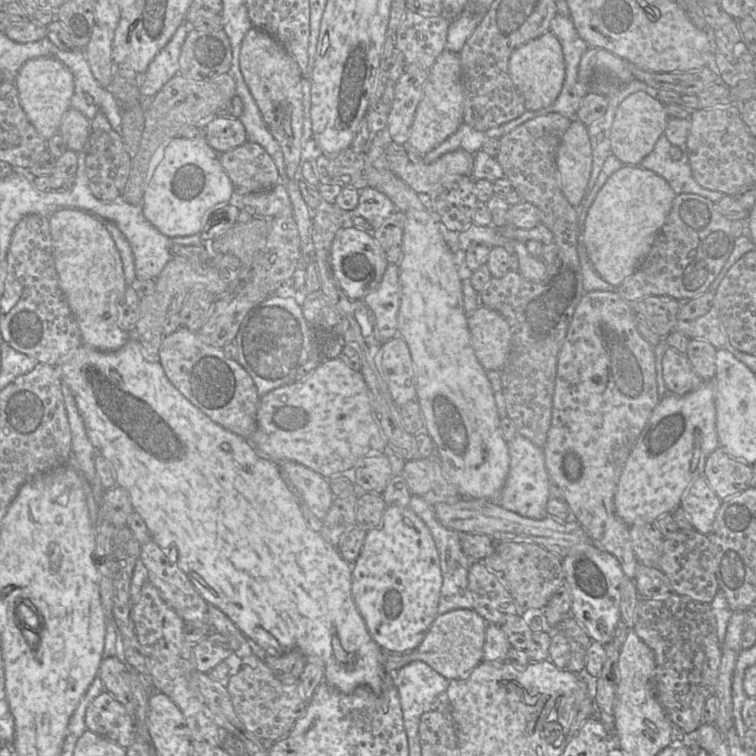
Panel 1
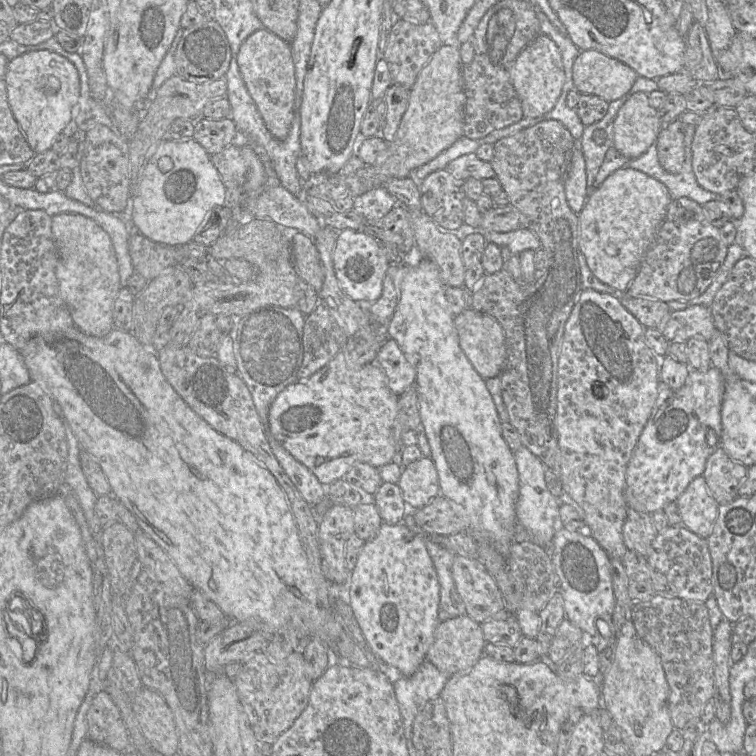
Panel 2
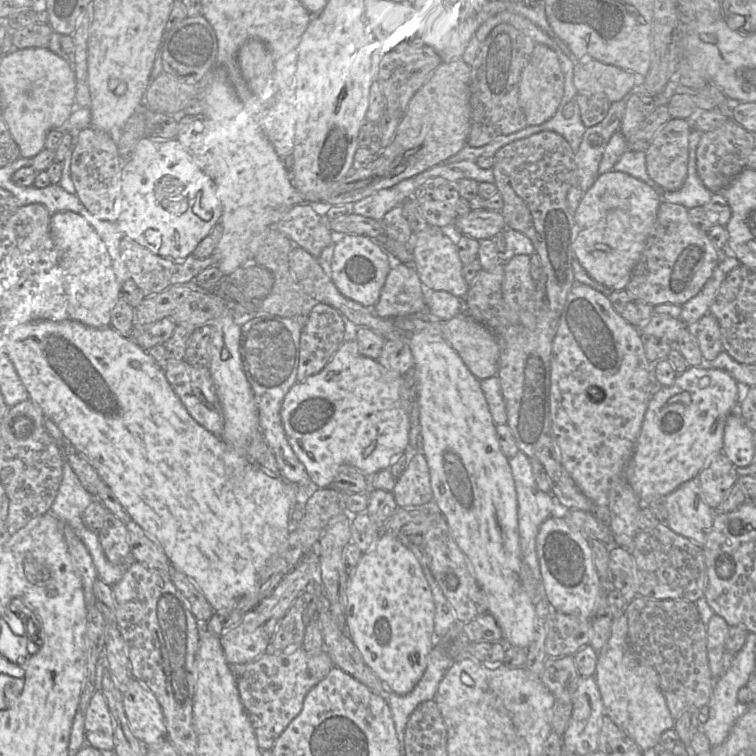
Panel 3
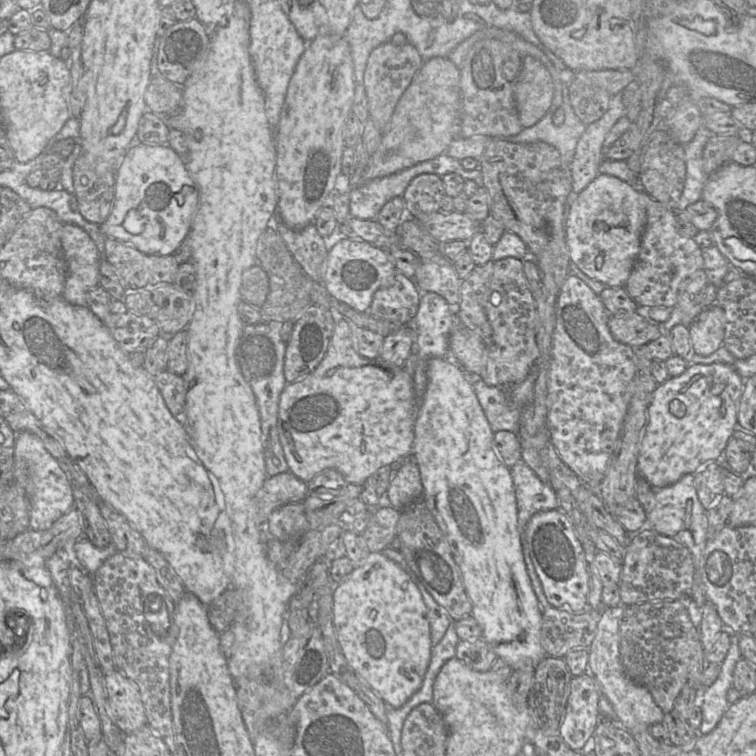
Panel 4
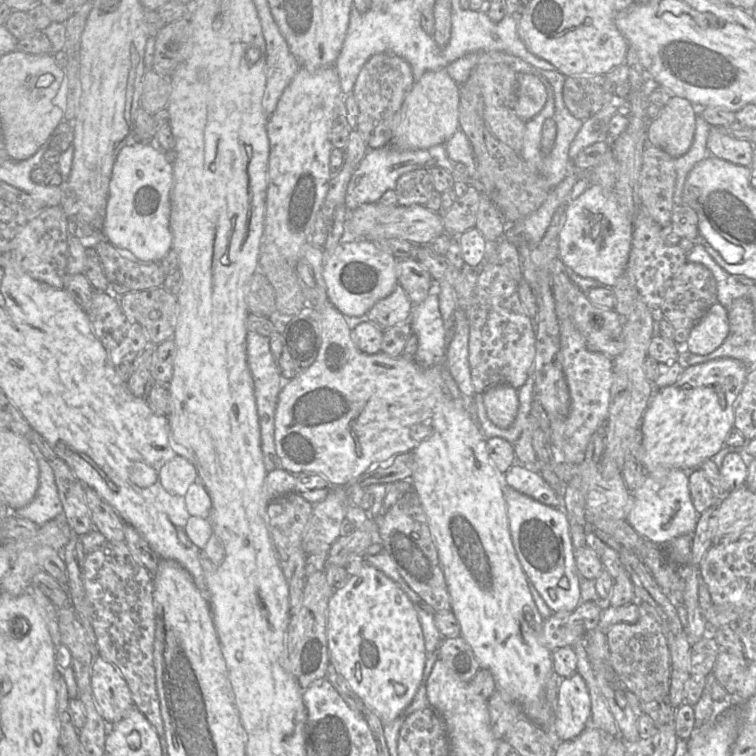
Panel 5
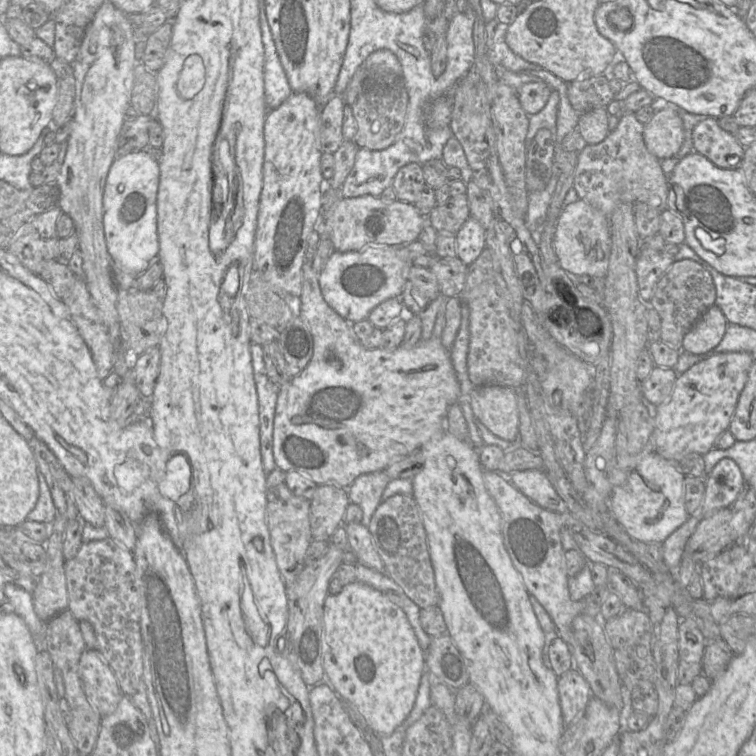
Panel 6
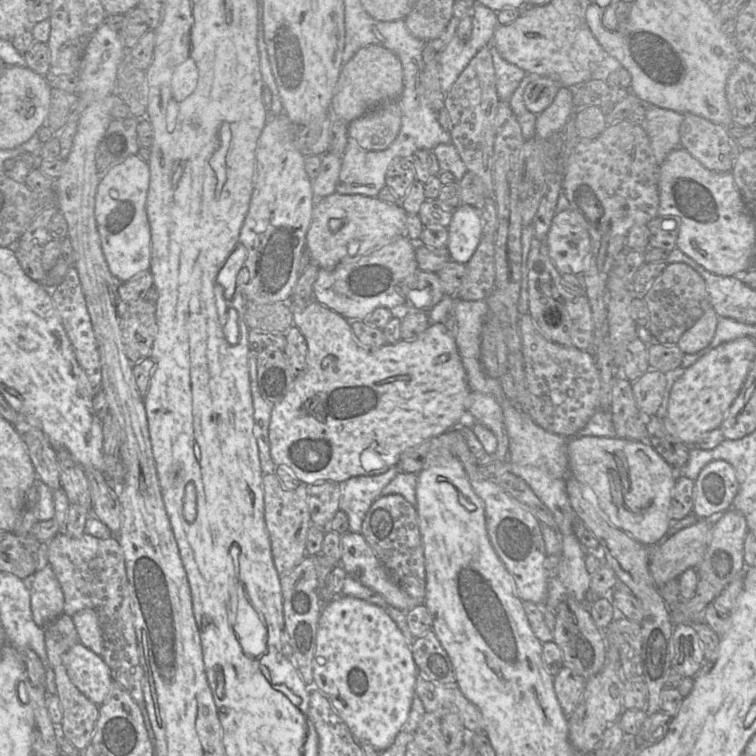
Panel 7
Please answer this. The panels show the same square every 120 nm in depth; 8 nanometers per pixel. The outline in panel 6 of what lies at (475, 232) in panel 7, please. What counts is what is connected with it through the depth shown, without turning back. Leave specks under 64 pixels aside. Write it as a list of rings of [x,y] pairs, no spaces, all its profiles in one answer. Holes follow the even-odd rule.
[[[470,216],[455,234],[455,241],[457,257],[469,266],[486,248],[485,228]]]

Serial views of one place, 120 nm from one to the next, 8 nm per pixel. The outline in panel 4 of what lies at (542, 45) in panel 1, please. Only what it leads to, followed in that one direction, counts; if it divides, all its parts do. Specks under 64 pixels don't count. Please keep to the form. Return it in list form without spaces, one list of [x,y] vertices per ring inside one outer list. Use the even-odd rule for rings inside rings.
[[[526,56],[515,84],[515,102],[523,128],[535,125],[548,112],[554,94],[554,84],[545,65]]]

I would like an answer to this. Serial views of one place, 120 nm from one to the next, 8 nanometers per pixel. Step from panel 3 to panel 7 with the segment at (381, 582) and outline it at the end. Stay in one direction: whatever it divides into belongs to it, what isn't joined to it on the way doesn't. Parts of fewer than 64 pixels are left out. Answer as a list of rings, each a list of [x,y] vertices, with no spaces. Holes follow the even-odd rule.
[[[339,595],[331,602],[322,606],[318,621],[316,648],[313,659],[314,688],[310,689],[318,690],[328,699],[334,710],[348,726],[353,737],[359,743],[368,743],[377,751],[383,751],[393,744],[397,734],[408,719],[412,701],[415,696],[417,672],[418,668],[414,662],[410,645],[405,640],[396,623],[383,608],[365,600],[345,595]]]

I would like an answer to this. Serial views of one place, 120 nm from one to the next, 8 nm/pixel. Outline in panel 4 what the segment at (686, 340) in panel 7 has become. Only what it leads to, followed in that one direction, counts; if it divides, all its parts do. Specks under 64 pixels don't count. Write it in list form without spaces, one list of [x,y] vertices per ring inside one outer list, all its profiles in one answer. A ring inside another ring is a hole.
[[[719,305],[705,308],[689,326],[693,350],[697,355],[709,356],[724,342],[725,312]]]

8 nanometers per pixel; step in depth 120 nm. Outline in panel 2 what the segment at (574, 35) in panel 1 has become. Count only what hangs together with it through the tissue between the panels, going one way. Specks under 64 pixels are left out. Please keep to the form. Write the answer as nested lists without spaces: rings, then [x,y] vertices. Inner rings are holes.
[[[534,8],[544,31],[550,33],[561,51],[565,82],[559,97],[567,98],[570,91],[576,89],[573,81],[573,65],[581,50],[573,43],[568,33],[561,33],[540,8]]]

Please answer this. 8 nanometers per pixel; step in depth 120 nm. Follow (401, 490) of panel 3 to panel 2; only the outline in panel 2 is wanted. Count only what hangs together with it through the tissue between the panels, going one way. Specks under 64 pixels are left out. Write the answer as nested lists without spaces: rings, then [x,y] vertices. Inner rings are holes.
[[[421,457],[402,468],[397,483],[409,510],[418,510],[440,495],[437,470],[430,457]]]

